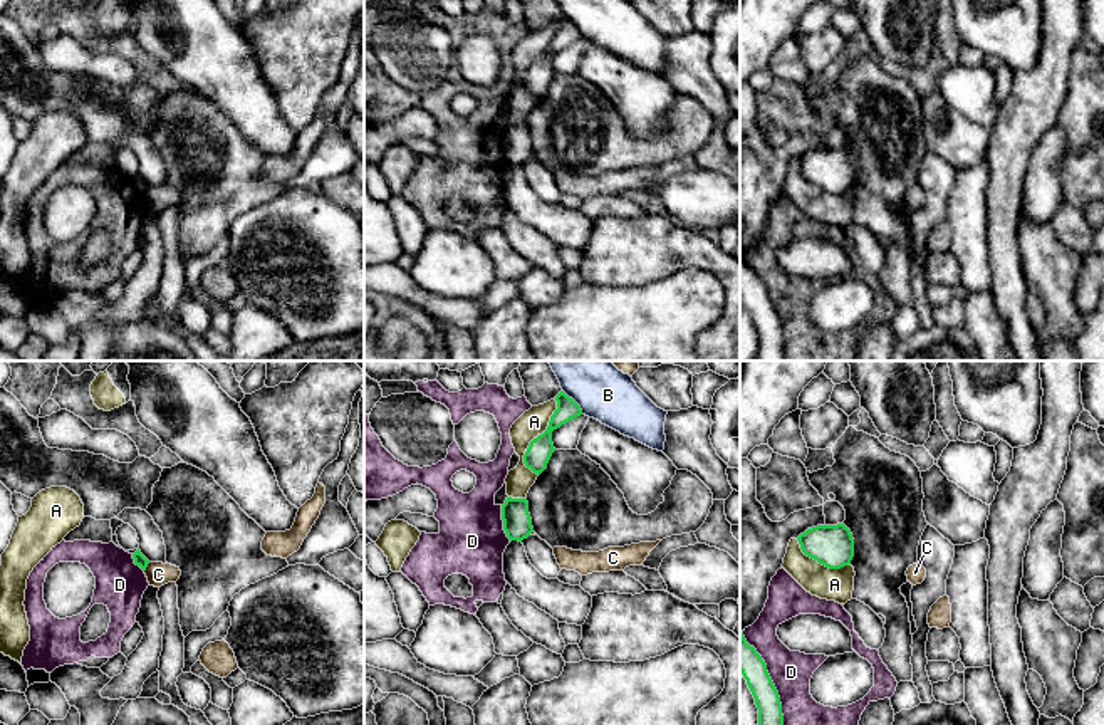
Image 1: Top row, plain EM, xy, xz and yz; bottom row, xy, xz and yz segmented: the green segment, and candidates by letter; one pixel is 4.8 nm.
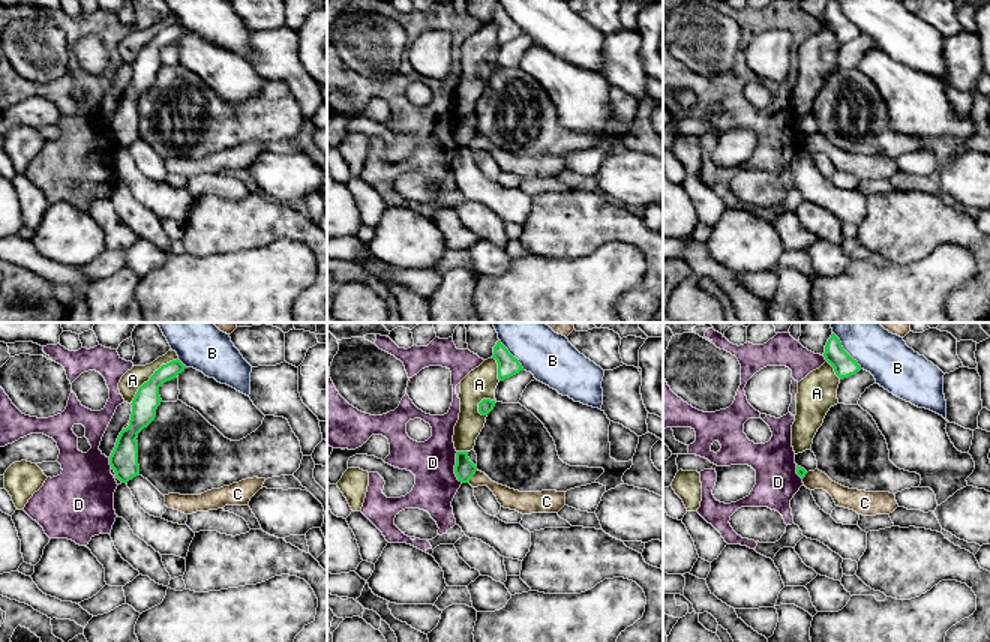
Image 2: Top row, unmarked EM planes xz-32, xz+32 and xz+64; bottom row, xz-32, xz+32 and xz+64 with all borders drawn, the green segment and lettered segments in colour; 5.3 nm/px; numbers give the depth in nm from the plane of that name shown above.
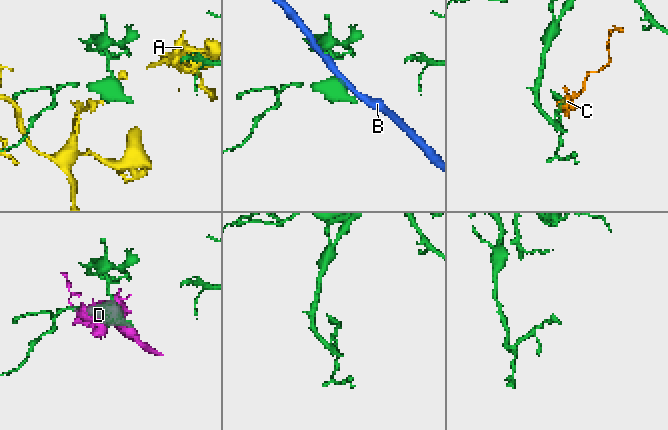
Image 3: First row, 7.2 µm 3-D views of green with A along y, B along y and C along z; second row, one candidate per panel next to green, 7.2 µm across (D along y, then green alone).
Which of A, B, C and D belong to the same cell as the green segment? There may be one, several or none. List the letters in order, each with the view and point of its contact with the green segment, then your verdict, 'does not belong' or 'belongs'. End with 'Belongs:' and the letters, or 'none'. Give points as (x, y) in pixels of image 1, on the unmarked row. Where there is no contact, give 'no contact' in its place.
A: xz (534, 62) | does not belong
B: xz (574, 26) | does not belong
C: xy (146, 190) | does not belong
D: yz (772, 307) | does not belong
Belongs: none

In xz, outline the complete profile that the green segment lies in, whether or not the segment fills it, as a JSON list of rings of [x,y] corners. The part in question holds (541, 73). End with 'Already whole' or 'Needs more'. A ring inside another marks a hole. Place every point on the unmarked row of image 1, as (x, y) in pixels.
[[[564,15],[555,20],[557,34],[550,40],[547,54],[534,62],[523,79],[523,87],[534,97],[540,99],[555,76],[552,67],[552,55],[582,39],[581,30]]]. Already whole

